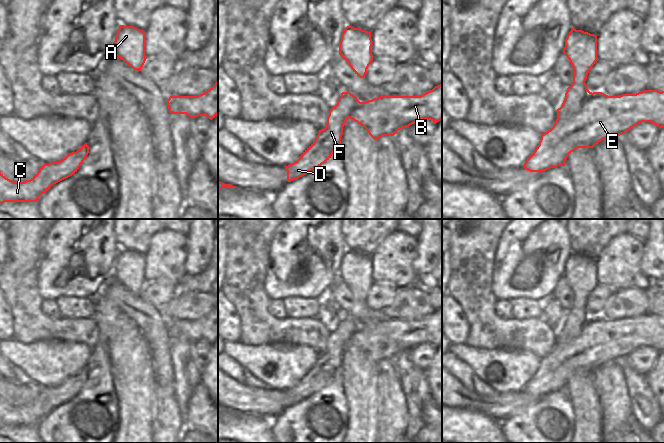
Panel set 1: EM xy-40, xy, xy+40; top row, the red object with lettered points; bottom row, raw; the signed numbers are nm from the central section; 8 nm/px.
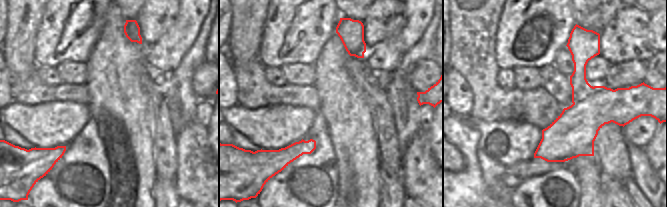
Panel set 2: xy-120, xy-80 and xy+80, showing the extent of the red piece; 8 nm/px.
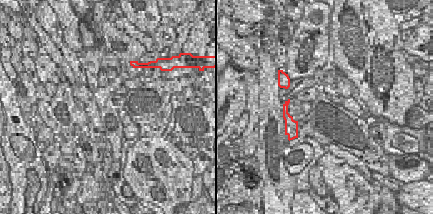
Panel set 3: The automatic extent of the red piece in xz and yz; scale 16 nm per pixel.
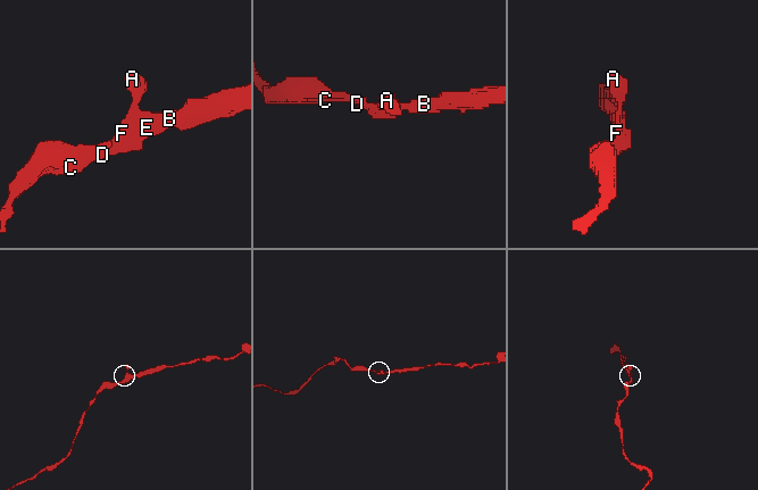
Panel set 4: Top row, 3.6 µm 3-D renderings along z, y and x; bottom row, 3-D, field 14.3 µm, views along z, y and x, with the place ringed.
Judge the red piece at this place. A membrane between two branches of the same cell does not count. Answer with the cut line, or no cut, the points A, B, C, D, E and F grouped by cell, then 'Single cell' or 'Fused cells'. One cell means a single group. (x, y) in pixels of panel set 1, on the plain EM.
Split along xy+40 (592, 317), (581, 330), (574, 329), (565, 320). Groups: A / B C D E F. Fused cells.

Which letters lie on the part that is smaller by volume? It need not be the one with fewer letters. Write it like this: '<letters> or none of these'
A

